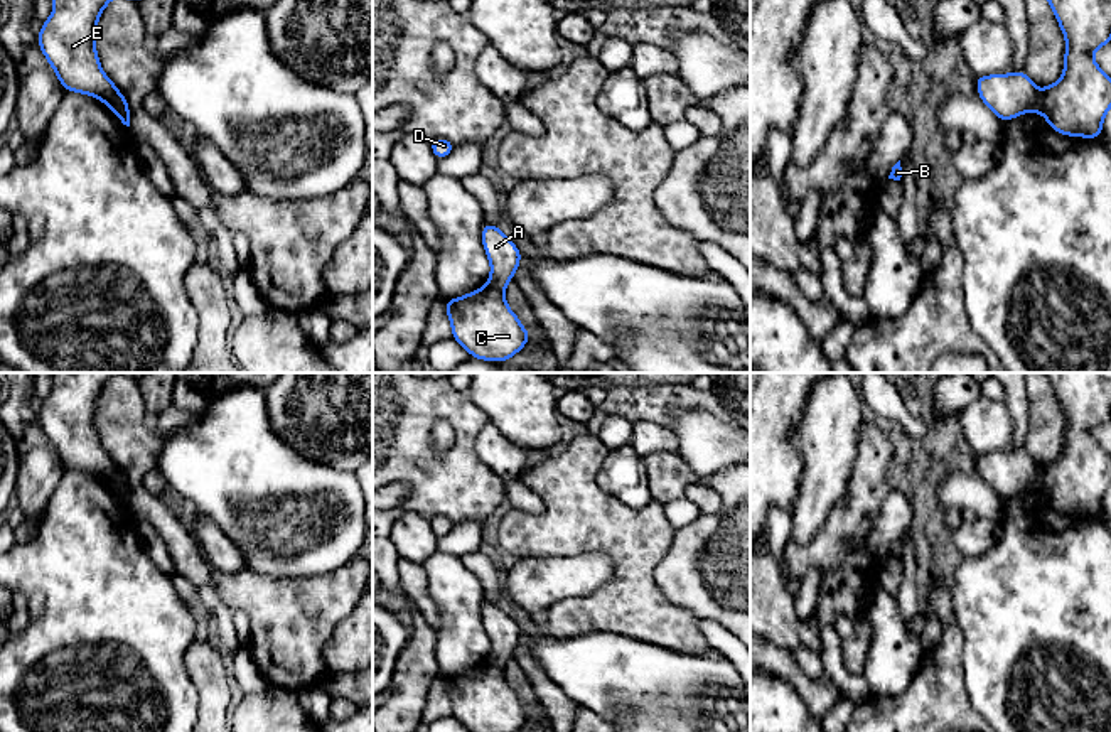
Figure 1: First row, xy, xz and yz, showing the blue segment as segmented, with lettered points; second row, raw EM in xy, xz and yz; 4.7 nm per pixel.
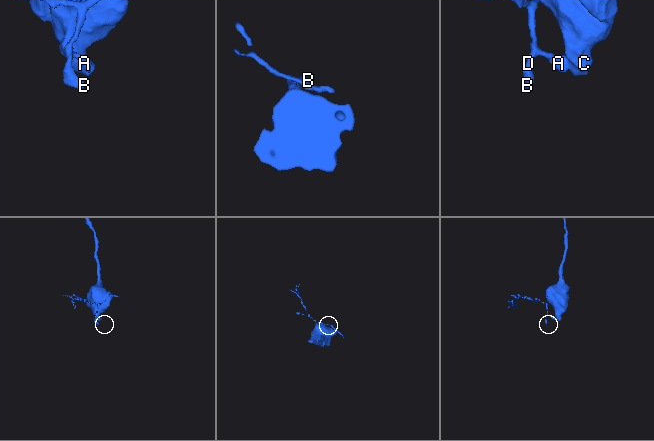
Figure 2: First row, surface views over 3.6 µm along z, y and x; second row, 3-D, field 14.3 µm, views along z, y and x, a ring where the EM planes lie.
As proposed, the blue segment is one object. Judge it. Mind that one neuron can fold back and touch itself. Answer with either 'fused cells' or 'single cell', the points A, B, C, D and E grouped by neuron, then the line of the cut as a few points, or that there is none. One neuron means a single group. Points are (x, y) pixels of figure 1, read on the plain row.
fused cells; groups A B D / C E; cut yz (1039, 468), (1044, 478), (1044, 489)

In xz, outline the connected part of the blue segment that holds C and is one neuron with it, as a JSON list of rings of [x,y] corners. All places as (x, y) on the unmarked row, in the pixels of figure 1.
[[[489,661],[459,676],[445,678],[452,717],[469,732],[516,732],[531,710],[509,686],[504,670]]]

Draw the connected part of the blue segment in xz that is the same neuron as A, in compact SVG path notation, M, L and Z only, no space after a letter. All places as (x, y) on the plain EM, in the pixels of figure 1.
M484 600L482 622L491 641L489 663L504 668L523 636L518 624L494 602Z

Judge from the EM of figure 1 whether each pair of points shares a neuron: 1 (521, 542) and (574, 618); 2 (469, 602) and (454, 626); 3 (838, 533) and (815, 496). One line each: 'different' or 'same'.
1: same
2: same
3: different

